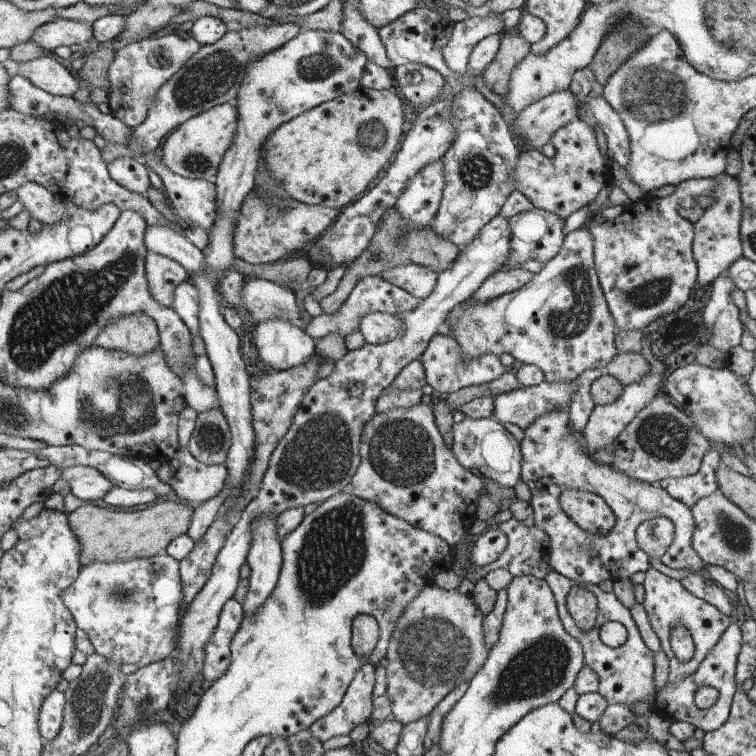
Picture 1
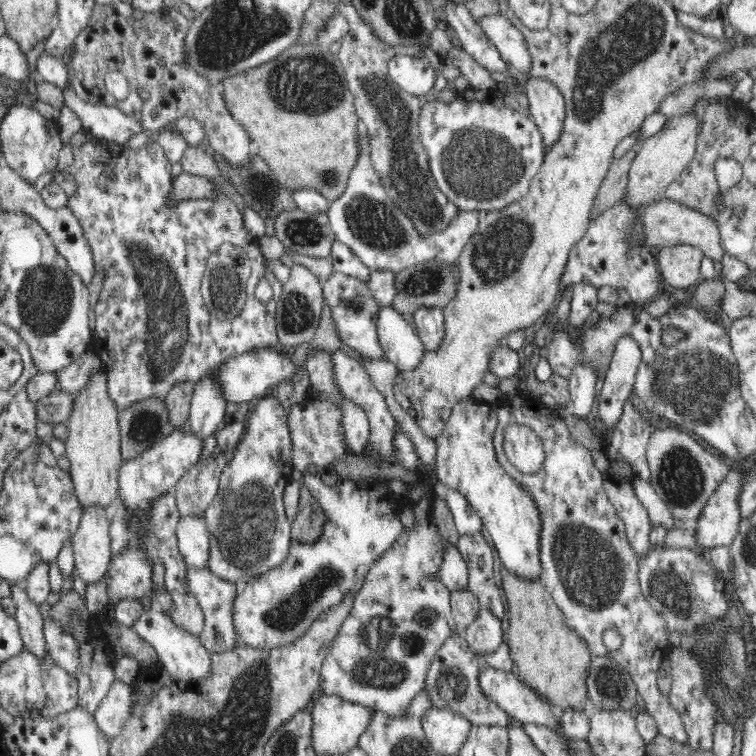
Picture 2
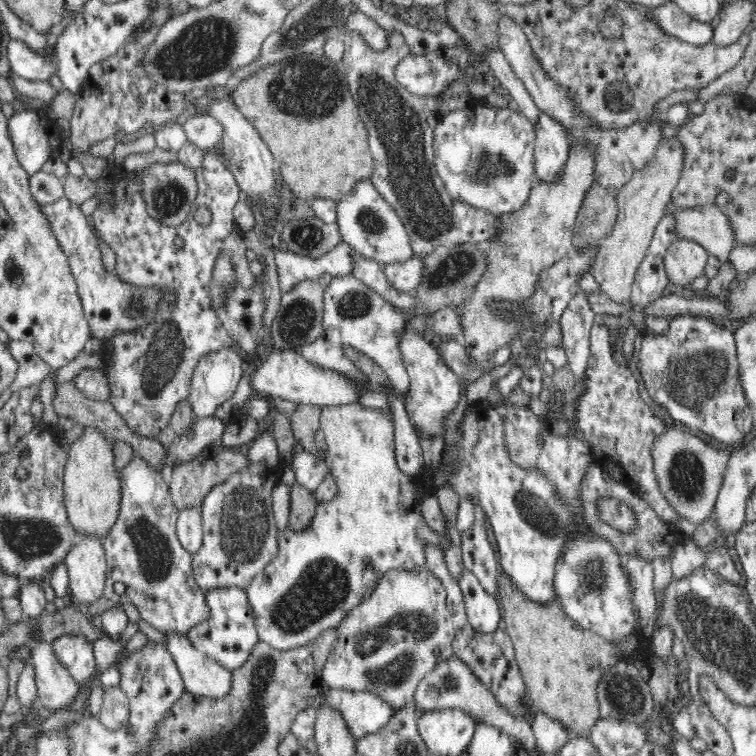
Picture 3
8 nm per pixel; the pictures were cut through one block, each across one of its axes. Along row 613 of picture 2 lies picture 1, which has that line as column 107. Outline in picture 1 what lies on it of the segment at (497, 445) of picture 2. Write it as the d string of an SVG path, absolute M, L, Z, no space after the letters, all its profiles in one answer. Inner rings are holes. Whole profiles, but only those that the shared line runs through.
M166 553L159 556L106 563L97 561L85 565L75 582L61 596L75 618L75 624L86 632L94 651L111 660L116 648L136 644L170 640L178 641L180 606L184 598L178 562Z

